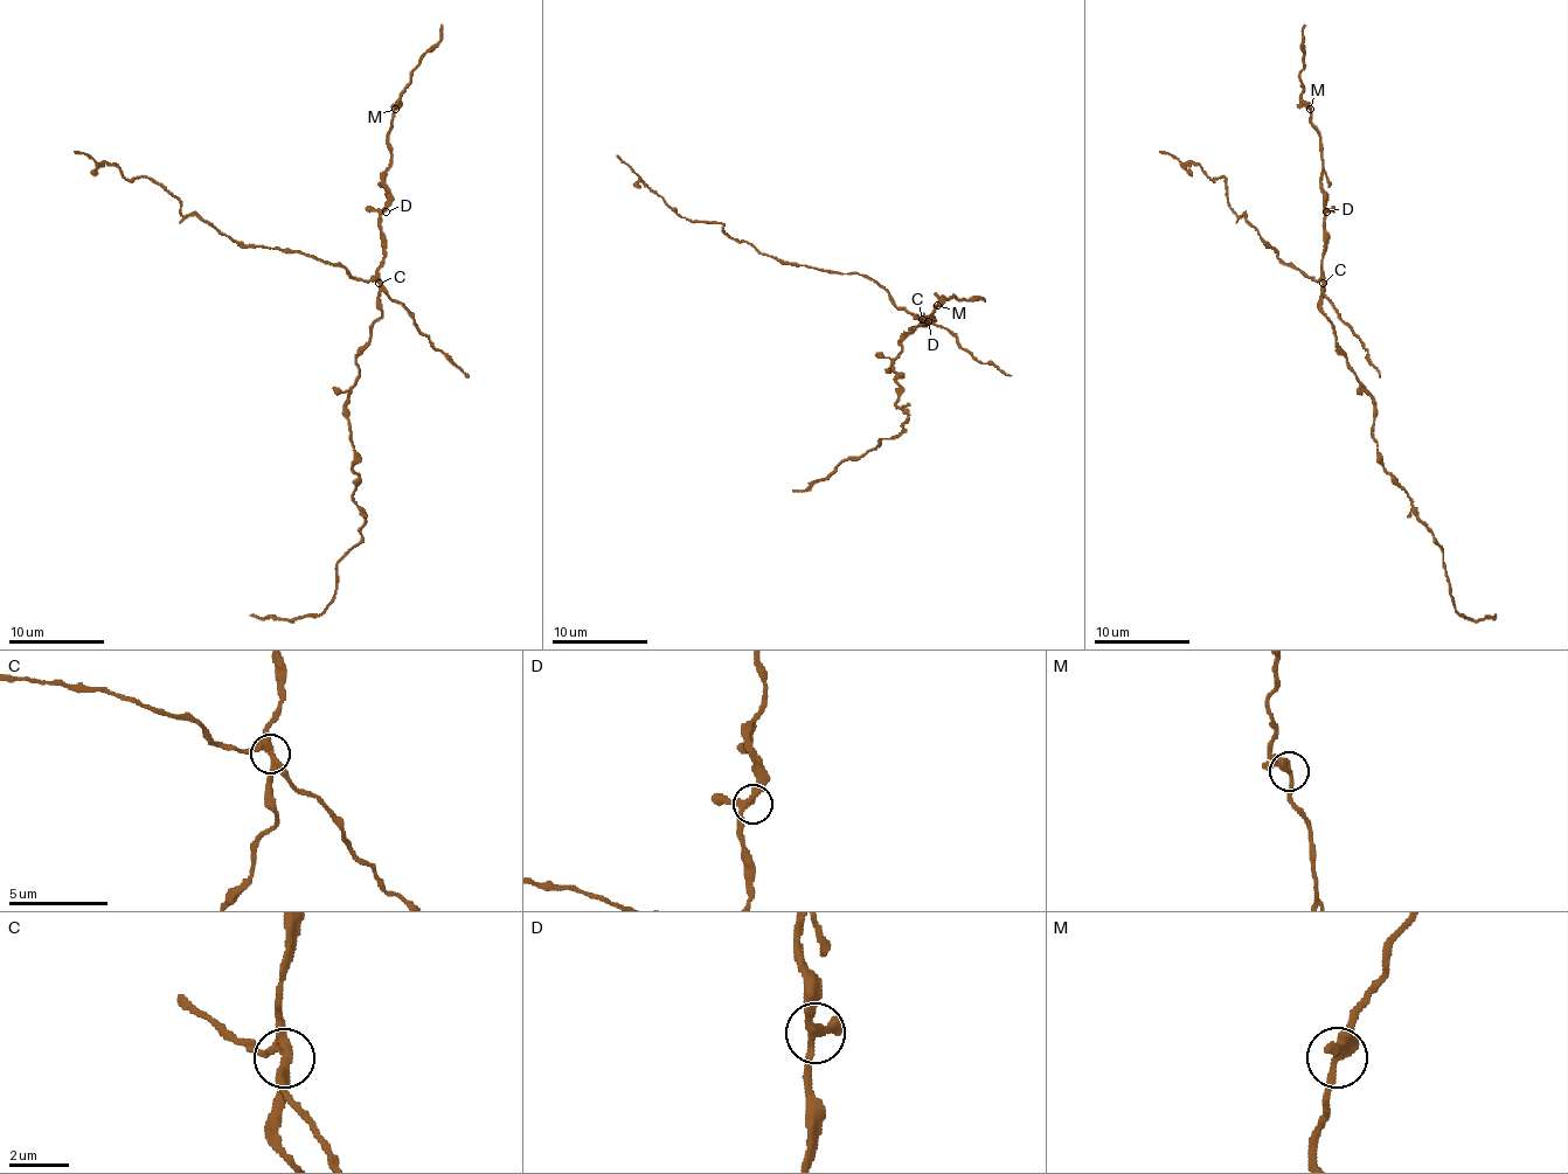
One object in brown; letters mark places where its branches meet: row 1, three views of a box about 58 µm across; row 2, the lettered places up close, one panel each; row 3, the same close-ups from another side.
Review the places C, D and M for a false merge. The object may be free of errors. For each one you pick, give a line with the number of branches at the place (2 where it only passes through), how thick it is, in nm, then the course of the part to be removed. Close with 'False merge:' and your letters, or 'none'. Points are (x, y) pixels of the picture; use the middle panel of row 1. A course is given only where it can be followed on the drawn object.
C: 4 branches meet; 320 nm thick; foreign part runs (921, 319), (900, 310), (866, 277), (782, 264), (749, 243), (734, 241), (722, 224), (679, 216), (617, 154)
False merge: C

